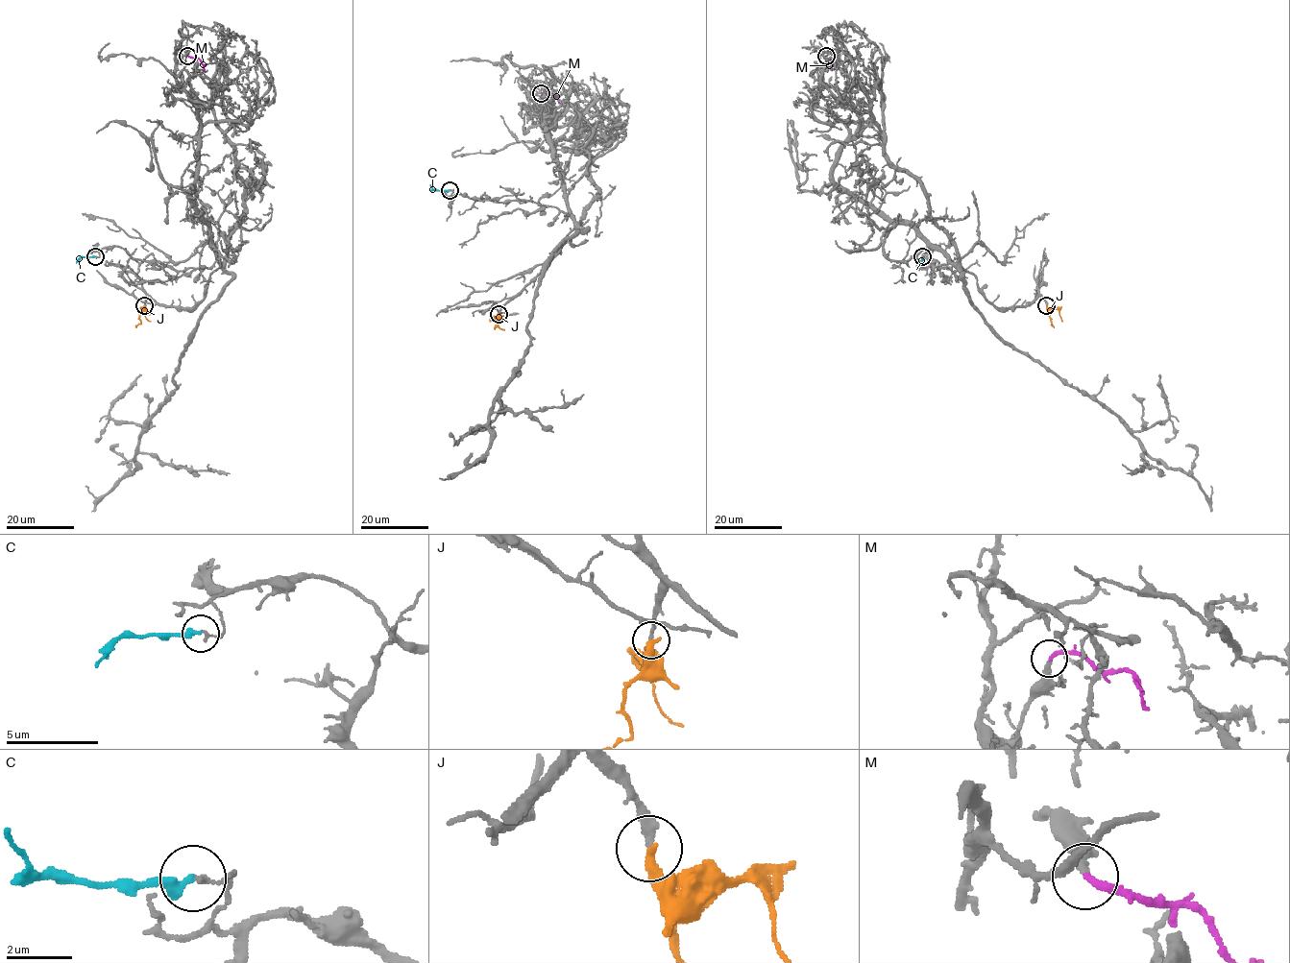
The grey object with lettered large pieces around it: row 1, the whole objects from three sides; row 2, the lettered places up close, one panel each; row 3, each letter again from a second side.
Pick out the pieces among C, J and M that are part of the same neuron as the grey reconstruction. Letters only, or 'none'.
J, M

